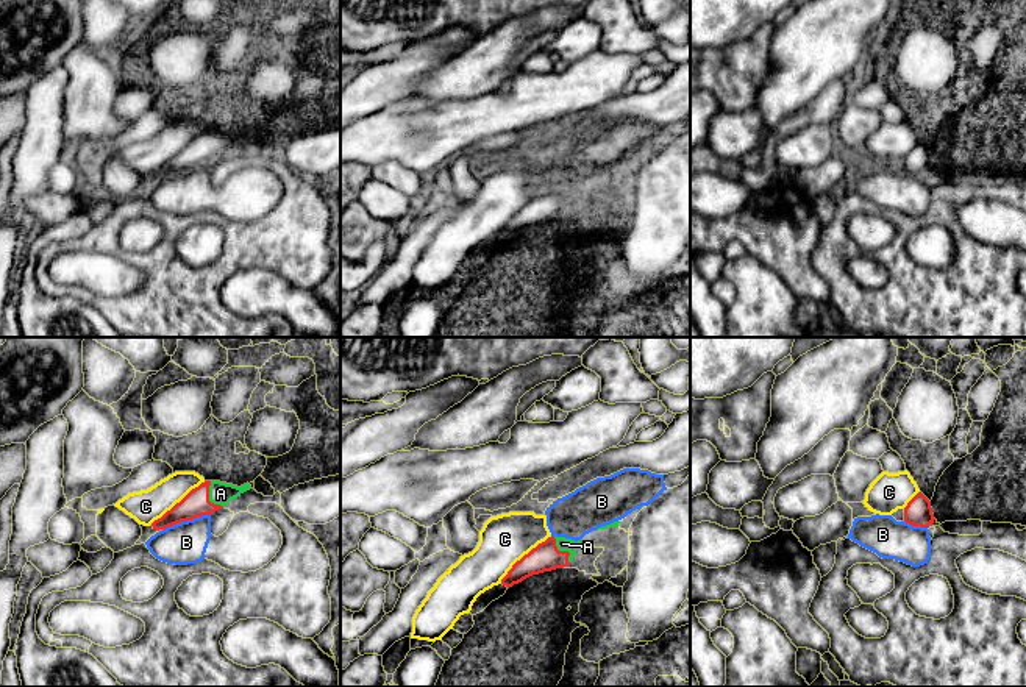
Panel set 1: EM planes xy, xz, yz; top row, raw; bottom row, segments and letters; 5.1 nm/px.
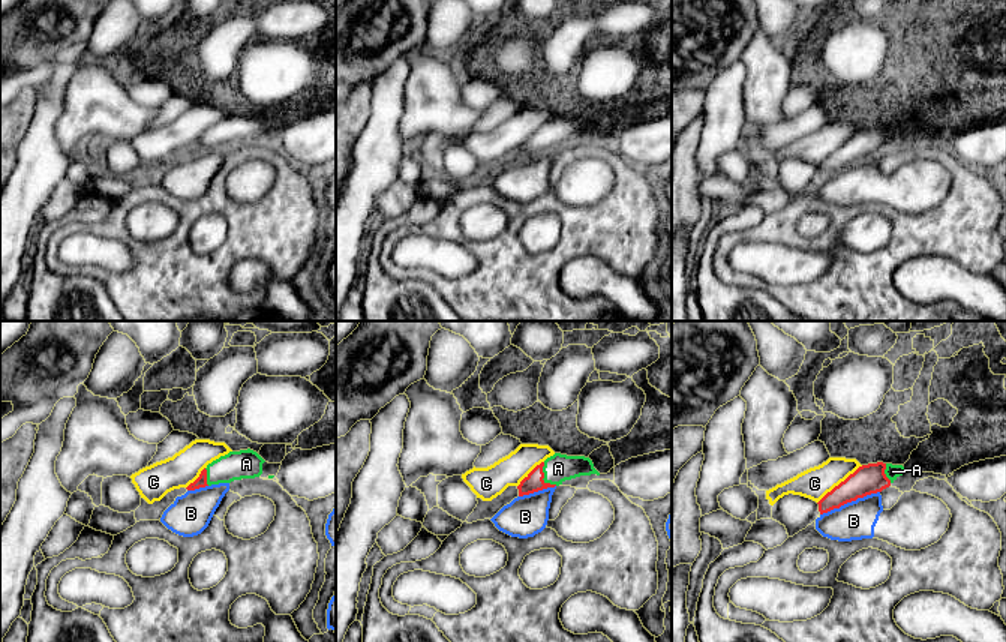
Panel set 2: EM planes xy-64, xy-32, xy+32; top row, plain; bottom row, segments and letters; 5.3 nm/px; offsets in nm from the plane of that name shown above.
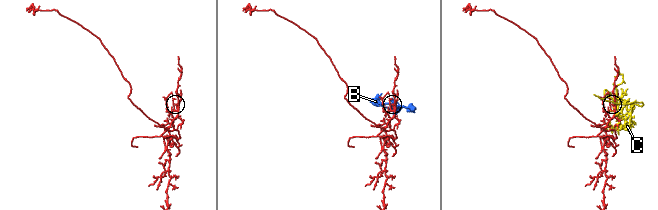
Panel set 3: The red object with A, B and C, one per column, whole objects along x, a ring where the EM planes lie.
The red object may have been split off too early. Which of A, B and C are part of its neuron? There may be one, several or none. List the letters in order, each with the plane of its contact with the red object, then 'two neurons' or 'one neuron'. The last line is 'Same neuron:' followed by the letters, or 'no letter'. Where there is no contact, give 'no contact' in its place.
A: xz | one neuron
B: xy | two neurons
C: xz | two neurons
Same neuron: A

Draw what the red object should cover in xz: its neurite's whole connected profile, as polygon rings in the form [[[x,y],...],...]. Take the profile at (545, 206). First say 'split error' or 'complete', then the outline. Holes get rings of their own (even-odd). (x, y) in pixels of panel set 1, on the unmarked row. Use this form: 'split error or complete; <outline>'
split error; [[[556,186],[548,187],[517,211],[501,230],[501,234],[509,239],[533,225],[567,217],[576,206],[579,194],[581,190],[575,192]]]

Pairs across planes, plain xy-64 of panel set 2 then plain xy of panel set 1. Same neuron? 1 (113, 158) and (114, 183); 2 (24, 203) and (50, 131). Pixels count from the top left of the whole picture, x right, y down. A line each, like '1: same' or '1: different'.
1: same
2: same

